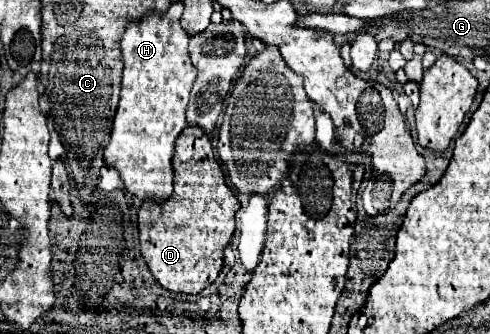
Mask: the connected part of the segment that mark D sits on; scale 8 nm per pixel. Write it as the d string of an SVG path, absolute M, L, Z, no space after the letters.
M185 127L175 143L175 189L169 199L165 199L159 207L151 207L147 217L143 209L139 209L139 239L141 239L141 253L153 273L153 277L173 293L199 293L207 285L211 285L217 273L223 267L223 249L233 237L235 231L235 213L239 209L239 199L235 197L233 189L225 181L225 173L219 161L213 155L211 135L205 135L201 127Z

